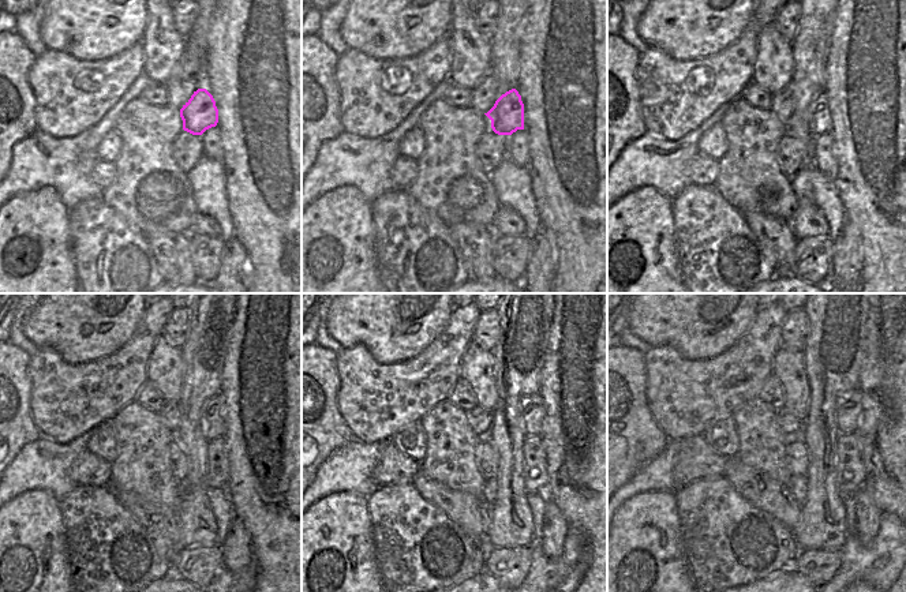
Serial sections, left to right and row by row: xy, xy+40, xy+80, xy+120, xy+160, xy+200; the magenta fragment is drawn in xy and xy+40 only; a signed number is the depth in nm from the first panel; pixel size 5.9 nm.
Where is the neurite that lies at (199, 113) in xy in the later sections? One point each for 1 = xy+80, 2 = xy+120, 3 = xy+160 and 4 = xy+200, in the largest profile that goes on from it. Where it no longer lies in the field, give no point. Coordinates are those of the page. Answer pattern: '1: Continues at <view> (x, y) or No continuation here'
1: Continues at xy+80 (819, 122)
2: Continues at xy+120 (210, 424)
3: Continues at xy+160 (532, 409)
4: Continues at xy+200 (848, 408)

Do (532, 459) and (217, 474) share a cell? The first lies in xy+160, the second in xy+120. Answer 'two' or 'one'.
one

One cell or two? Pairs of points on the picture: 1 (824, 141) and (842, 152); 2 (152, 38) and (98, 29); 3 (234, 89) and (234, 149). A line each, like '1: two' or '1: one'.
1: two
2: two
3: one

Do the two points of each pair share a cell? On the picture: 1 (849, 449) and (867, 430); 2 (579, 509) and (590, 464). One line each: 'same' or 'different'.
1: different
2: same

